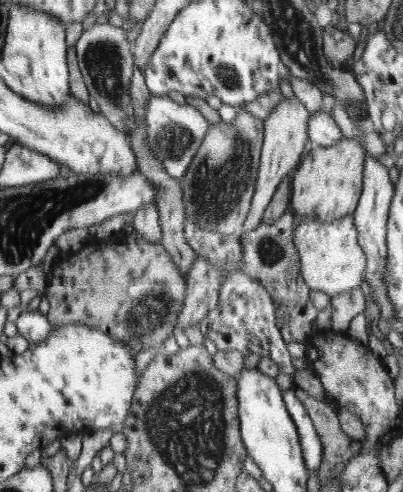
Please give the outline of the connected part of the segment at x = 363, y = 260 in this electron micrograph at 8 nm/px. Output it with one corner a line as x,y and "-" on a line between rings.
353,215
331,223
323,223
320,219
300,220
295,227
293,240
299,253
302,278
311,290
333,297
360,288
364,268
367,268
367,256
362,252

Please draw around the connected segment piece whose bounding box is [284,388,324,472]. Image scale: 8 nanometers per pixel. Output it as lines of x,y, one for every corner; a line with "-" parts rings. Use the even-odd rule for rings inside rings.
293,388
284,391
284,402
286,402
287,410
291,413
295,425
298,427
303,458
306,460
308,470
311,472
319,470
320,463
323,461
324,447
314,420
308,414
307,407
296,397

